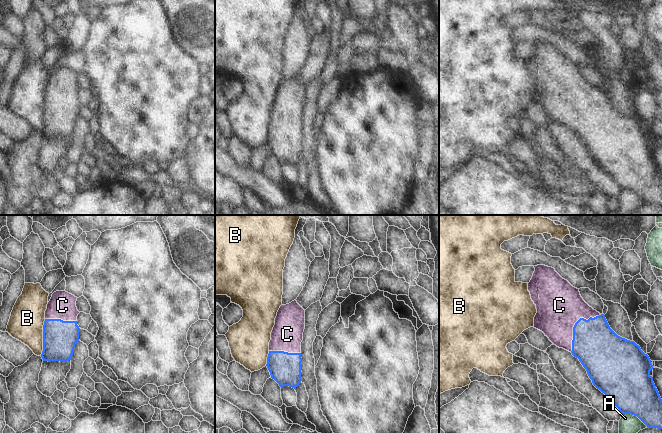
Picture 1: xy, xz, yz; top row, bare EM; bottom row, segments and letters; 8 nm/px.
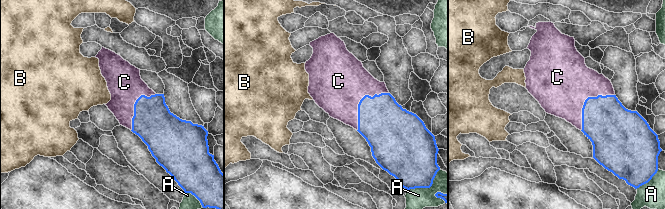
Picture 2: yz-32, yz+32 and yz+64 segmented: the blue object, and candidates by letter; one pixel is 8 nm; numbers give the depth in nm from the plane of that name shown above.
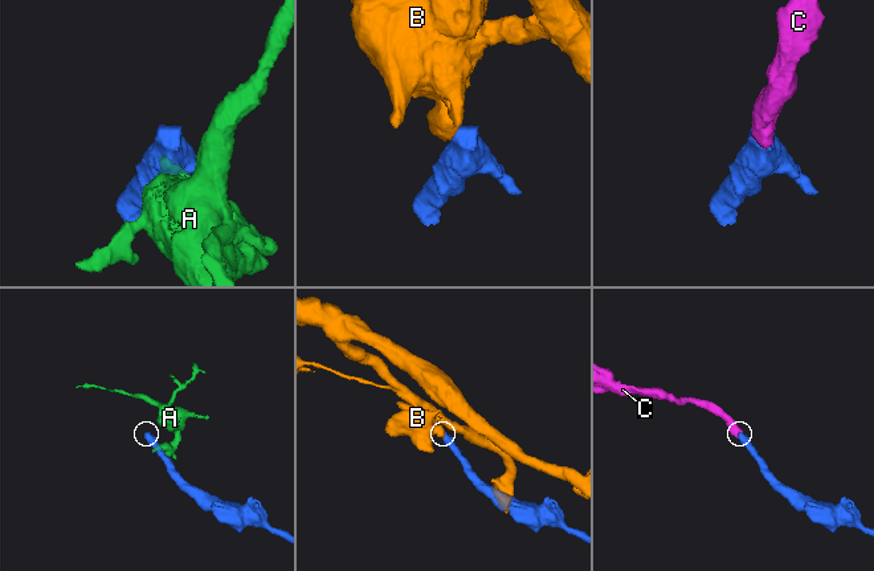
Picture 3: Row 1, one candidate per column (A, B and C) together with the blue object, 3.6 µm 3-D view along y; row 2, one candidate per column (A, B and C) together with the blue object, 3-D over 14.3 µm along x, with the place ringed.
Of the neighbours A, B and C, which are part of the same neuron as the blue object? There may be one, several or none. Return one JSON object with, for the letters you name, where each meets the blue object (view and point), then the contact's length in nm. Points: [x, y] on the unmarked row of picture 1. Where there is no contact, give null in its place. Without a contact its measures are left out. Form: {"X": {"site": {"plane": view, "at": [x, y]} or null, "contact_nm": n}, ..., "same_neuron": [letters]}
{"C": {"site": {"plane": "yz", "at": [575, 100]}, "contact_nm": 400}, "same_neuron": ["C"]}

